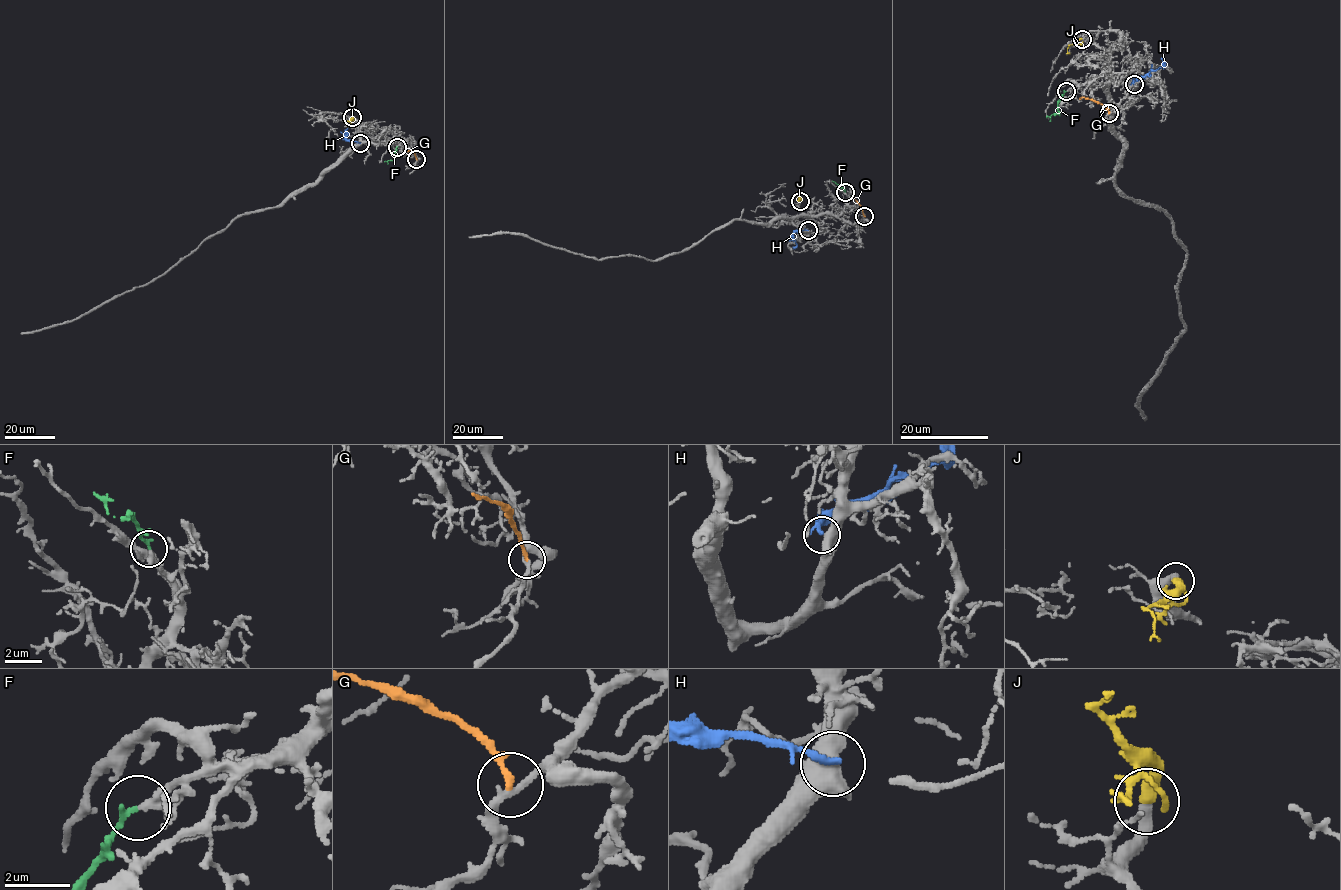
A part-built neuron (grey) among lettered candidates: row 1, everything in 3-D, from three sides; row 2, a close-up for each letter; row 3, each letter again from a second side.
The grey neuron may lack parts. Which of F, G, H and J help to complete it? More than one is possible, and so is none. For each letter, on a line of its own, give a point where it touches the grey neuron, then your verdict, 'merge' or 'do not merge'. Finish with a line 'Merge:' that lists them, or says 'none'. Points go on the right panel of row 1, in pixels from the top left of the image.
F: (1066, 91) | merge
G: (1109, 113) | do not merge
H: (1134, 84) | do not merge
J: (1082, 39) | merge
Merge: F, J

